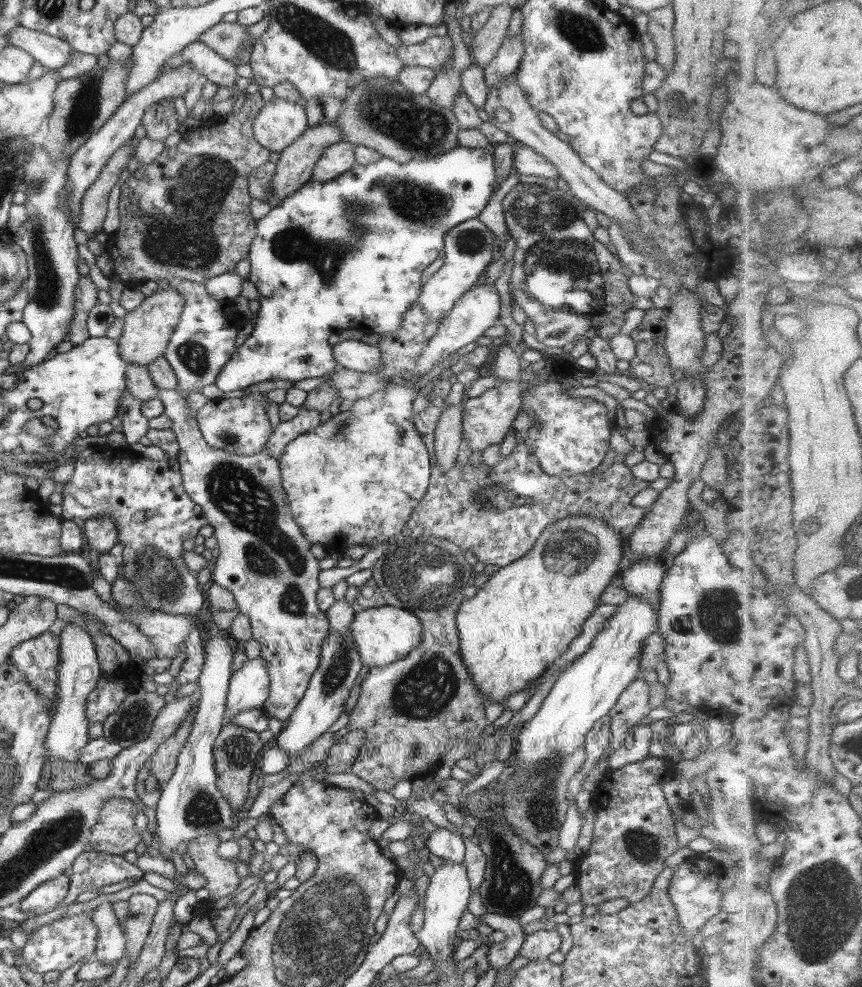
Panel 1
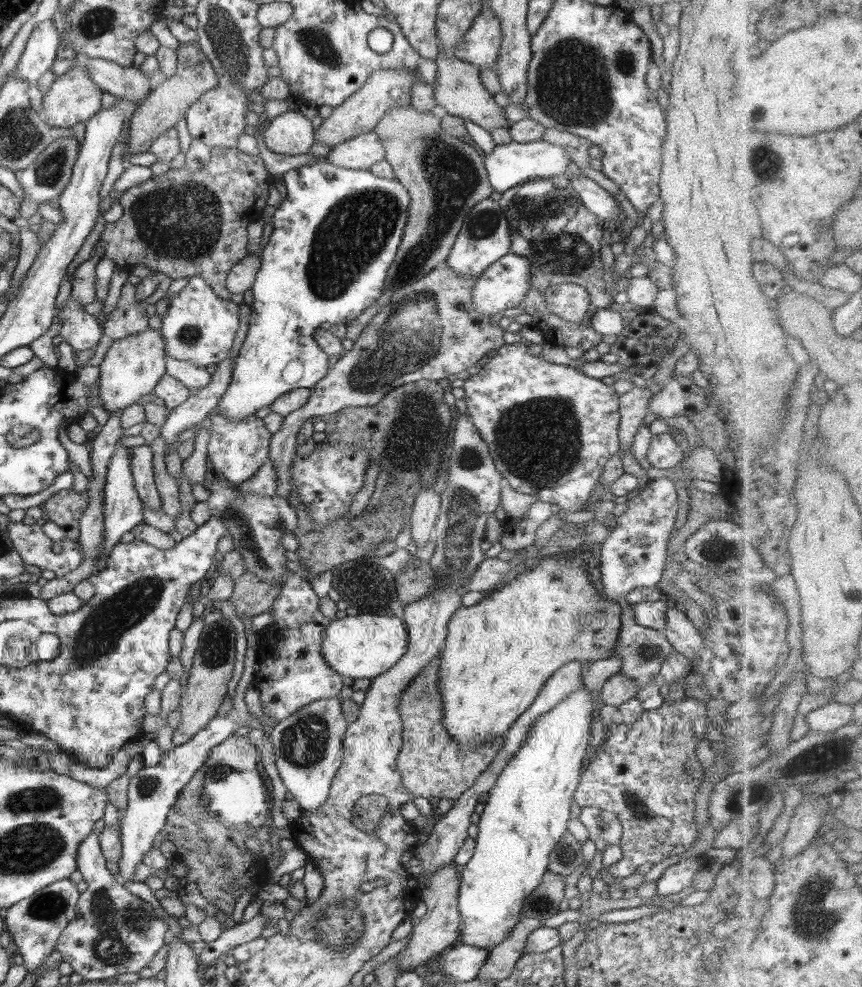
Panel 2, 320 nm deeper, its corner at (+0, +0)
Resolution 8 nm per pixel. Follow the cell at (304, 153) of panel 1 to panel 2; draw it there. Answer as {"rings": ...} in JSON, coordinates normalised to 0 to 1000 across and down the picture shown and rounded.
{"rings":[[[436,71],[413,95],[408,95],[394,107],[386,108],[384,117],[365,132],[364,144],[391,148],[413,140],[416,136],[433,133],[443,119],[458,107],[477,105],[478,86],[483,84],[484,71]]]}

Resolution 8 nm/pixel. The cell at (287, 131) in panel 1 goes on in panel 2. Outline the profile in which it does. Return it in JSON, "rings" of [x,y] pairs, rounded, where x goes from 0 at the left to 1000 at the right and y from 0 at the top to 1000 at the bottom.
{"rings":[[[335,111],[313,123],[305,140],[309,151],[325,156],[327,159],[341,159],[348,156],[356,156],[360,153],[360,149],[365,145],[364,139],[365,131],[361,121],[355,120],[348,111]]]}

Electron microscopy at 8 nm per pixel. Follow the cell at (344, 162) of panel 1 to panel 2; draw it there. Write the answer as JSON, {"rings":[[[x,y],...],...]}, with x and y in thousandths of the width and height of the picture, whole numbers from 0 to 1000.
{"rings":[[[429,133],[412,139],[387,148],[377,162],[408,172],[428,172],[436,164],[447,162],[447,152],[439,140],[440,136]]]}

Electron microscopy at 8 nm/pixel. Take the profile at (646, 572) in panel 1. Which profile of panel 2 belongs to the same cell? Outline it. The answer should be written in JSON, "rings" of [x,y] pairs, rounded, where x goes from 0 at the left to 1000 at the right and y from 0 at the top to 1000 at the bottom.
{"rings":[[[781,611],[774,616],[773,633],[768,640],[784,660],[800,668],[805,679],[806,667],[816,657],[817,648],[807,634]]]}

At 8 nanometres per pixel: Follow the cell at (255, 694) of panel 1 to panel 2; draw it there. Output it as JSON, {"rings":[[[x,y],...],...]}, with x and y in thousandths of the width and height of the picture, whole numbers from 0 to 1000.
{"rings":[[[267,721],[261,726],[248,726],[239,736],[223,746],[213,754],[201,756],[197,761],[188,762],[186,773],[176,778],[166,777],[158,786],[150,790],[147,800],[147,816],[138,833],[142,867],[137,873],[137,890],[144,895],[151,895],[157,890],[158,877],[165,873],[167,865],[176,861],[176,853],[193,835],[194,825],[205,812],[212,796],[230,782],[244,764],[244,759],[260,752],[262,748],[280,736]]]}

